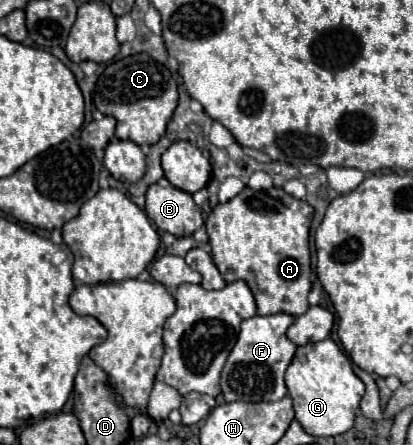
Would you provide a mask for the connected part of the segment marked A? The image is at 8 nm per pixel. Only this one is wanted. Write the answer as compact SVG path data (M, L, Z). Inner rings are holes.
M245 187L237 197L227 203L219 203L205 221L211 245L211 257L221 271L221 277L231 283L243 279L255 295L257 313L273 315L273 313L289 313L303 315L309 309L307 295L311 291L311 253L309 253L309 227L311 227L313 207L285 193L281 187L271 187L263 191L253 191Z

